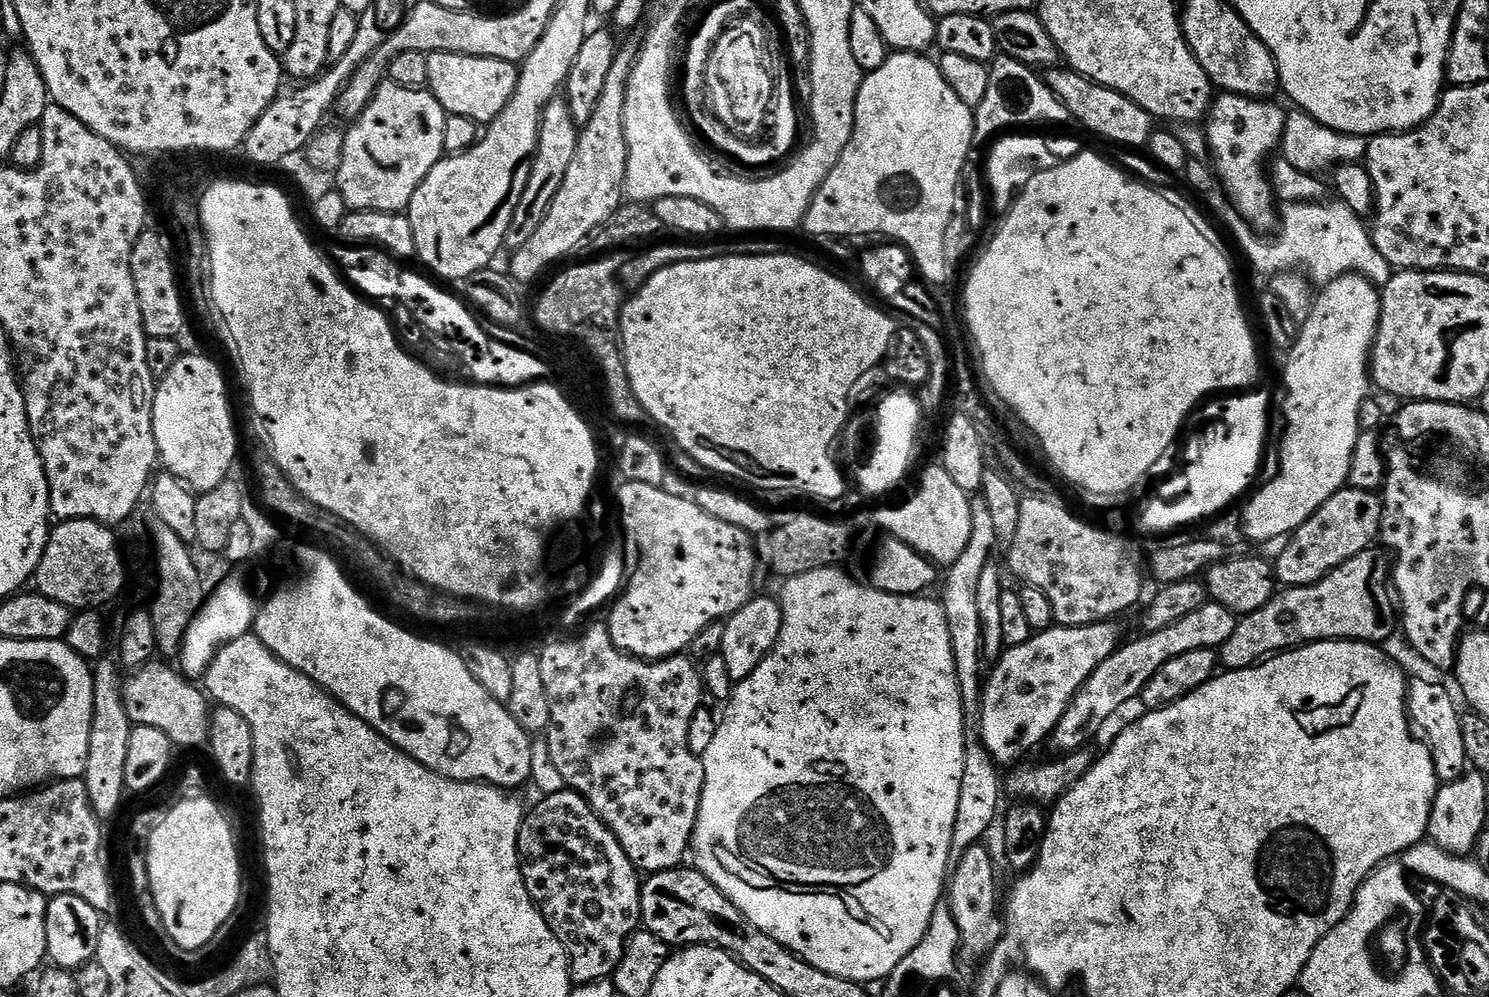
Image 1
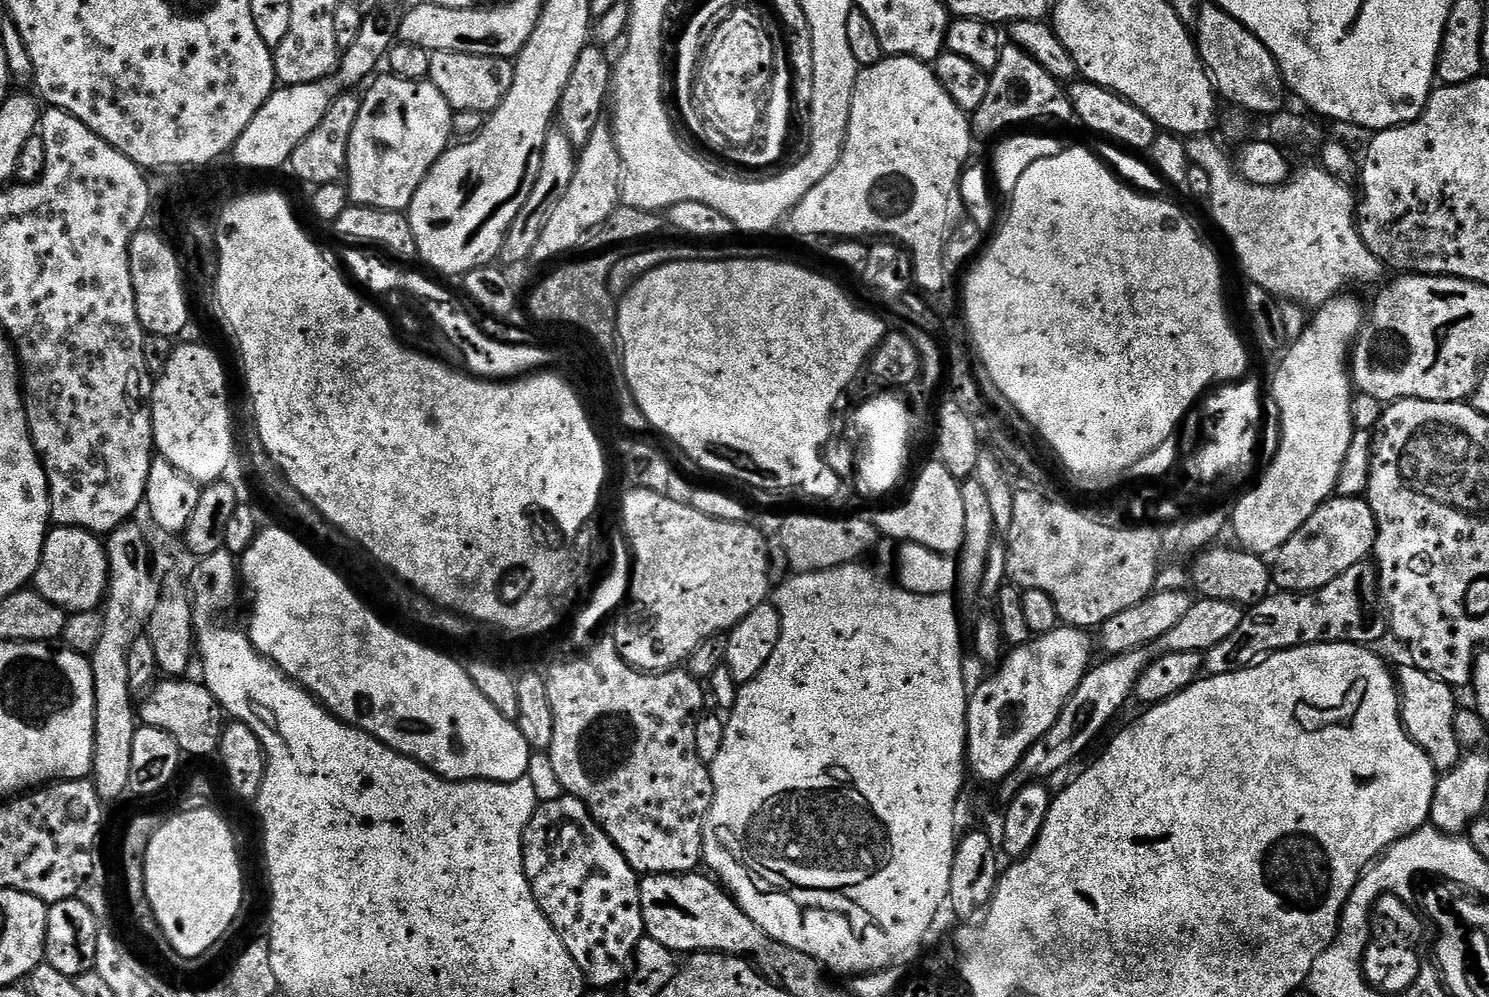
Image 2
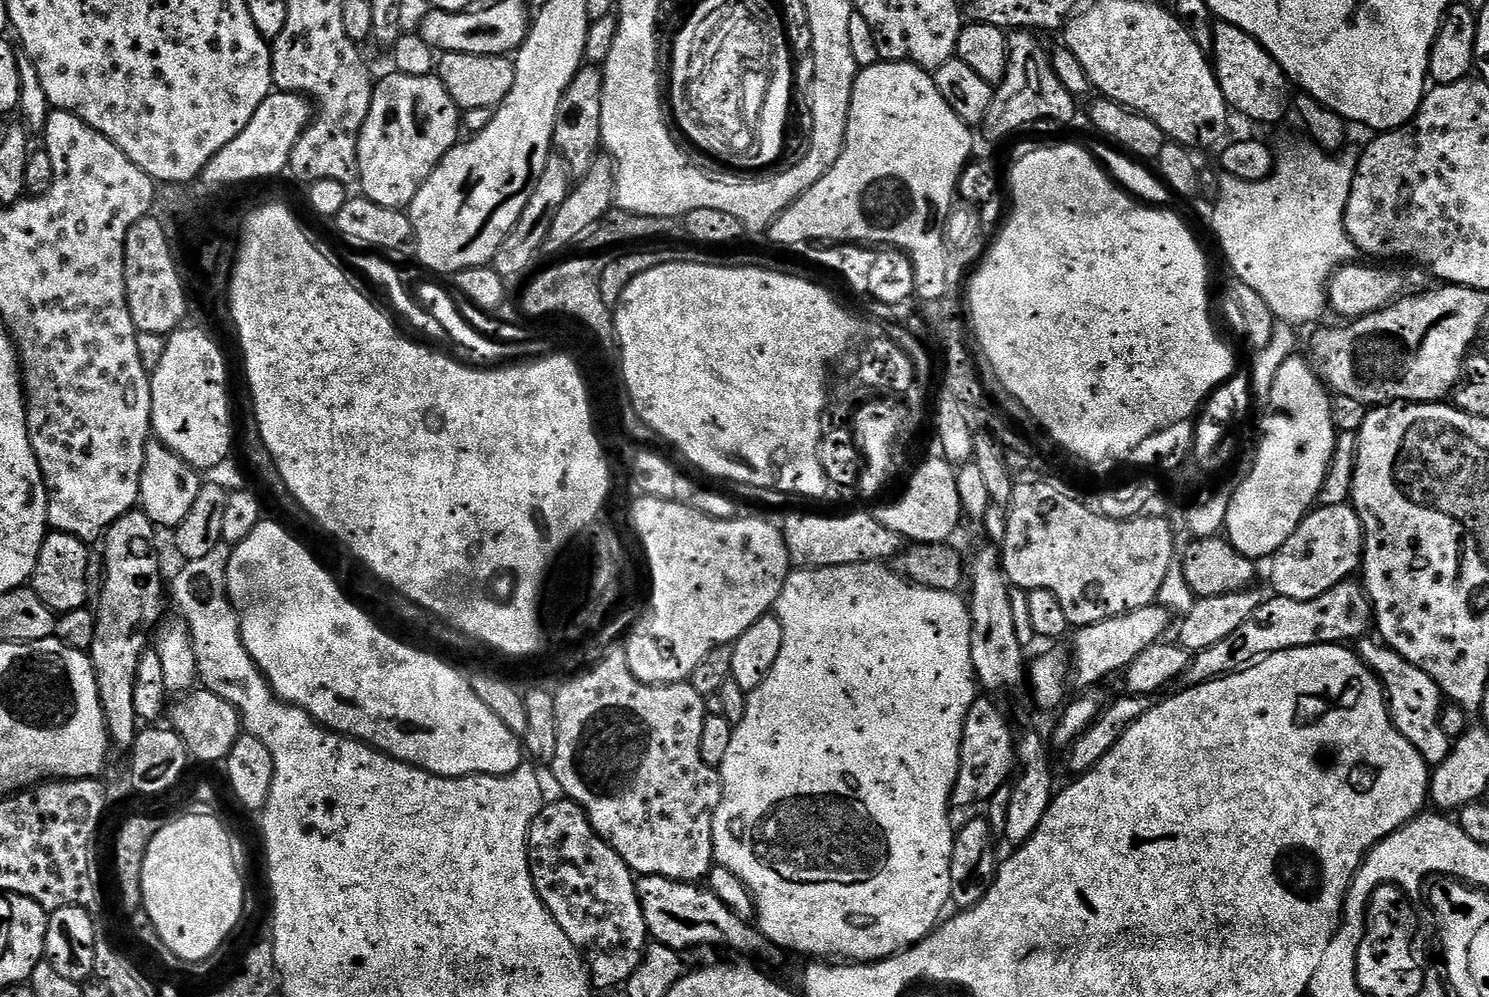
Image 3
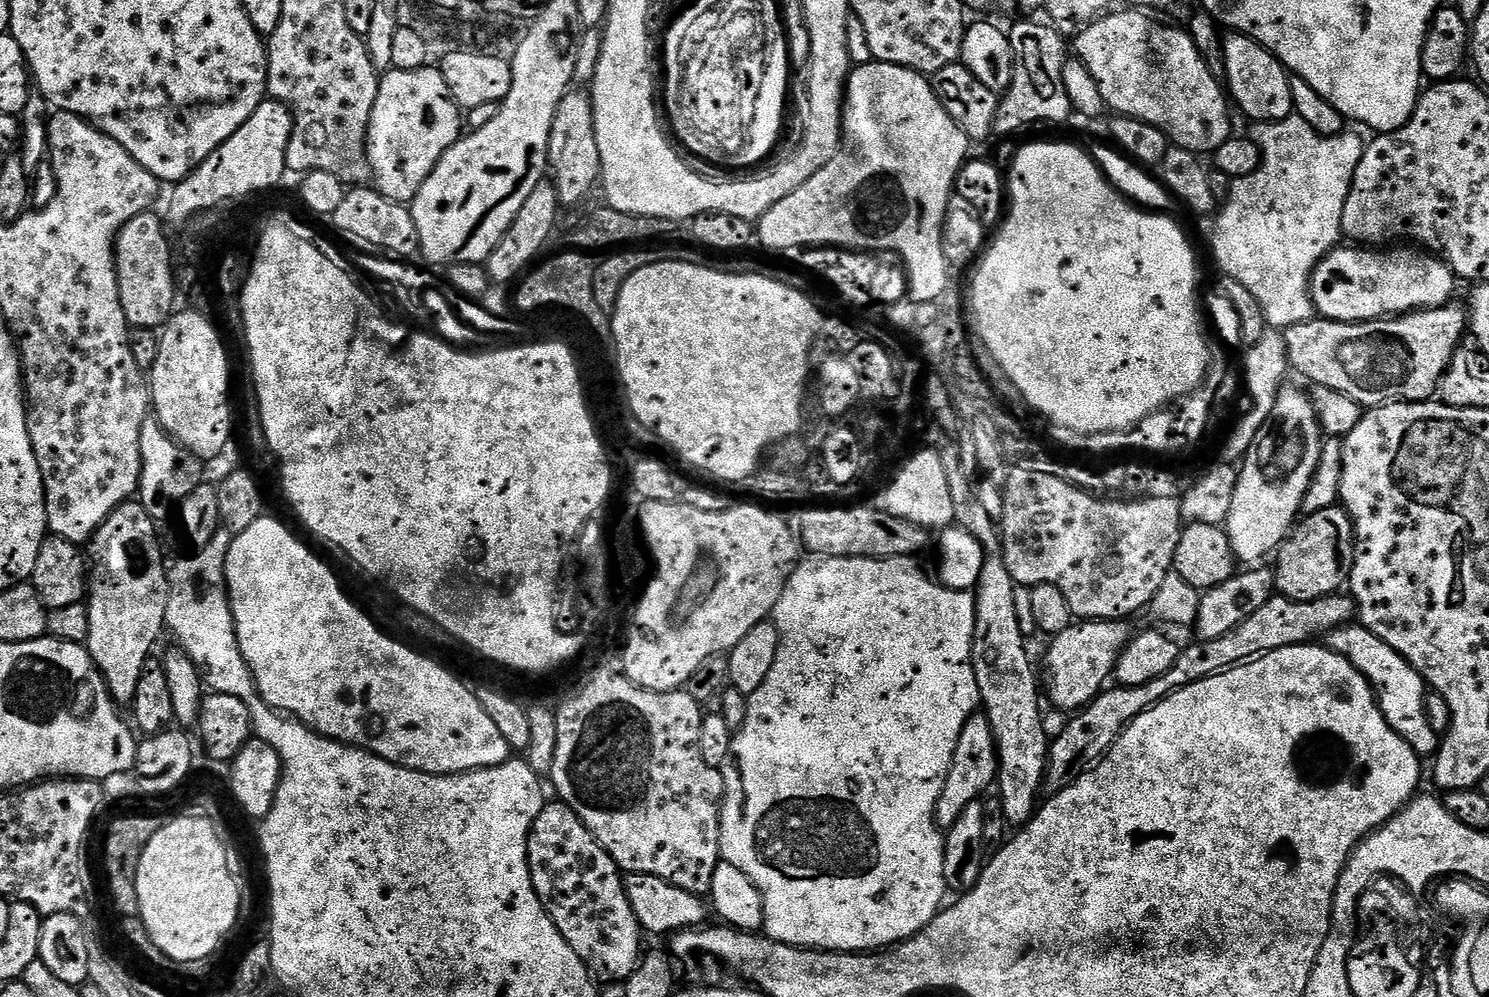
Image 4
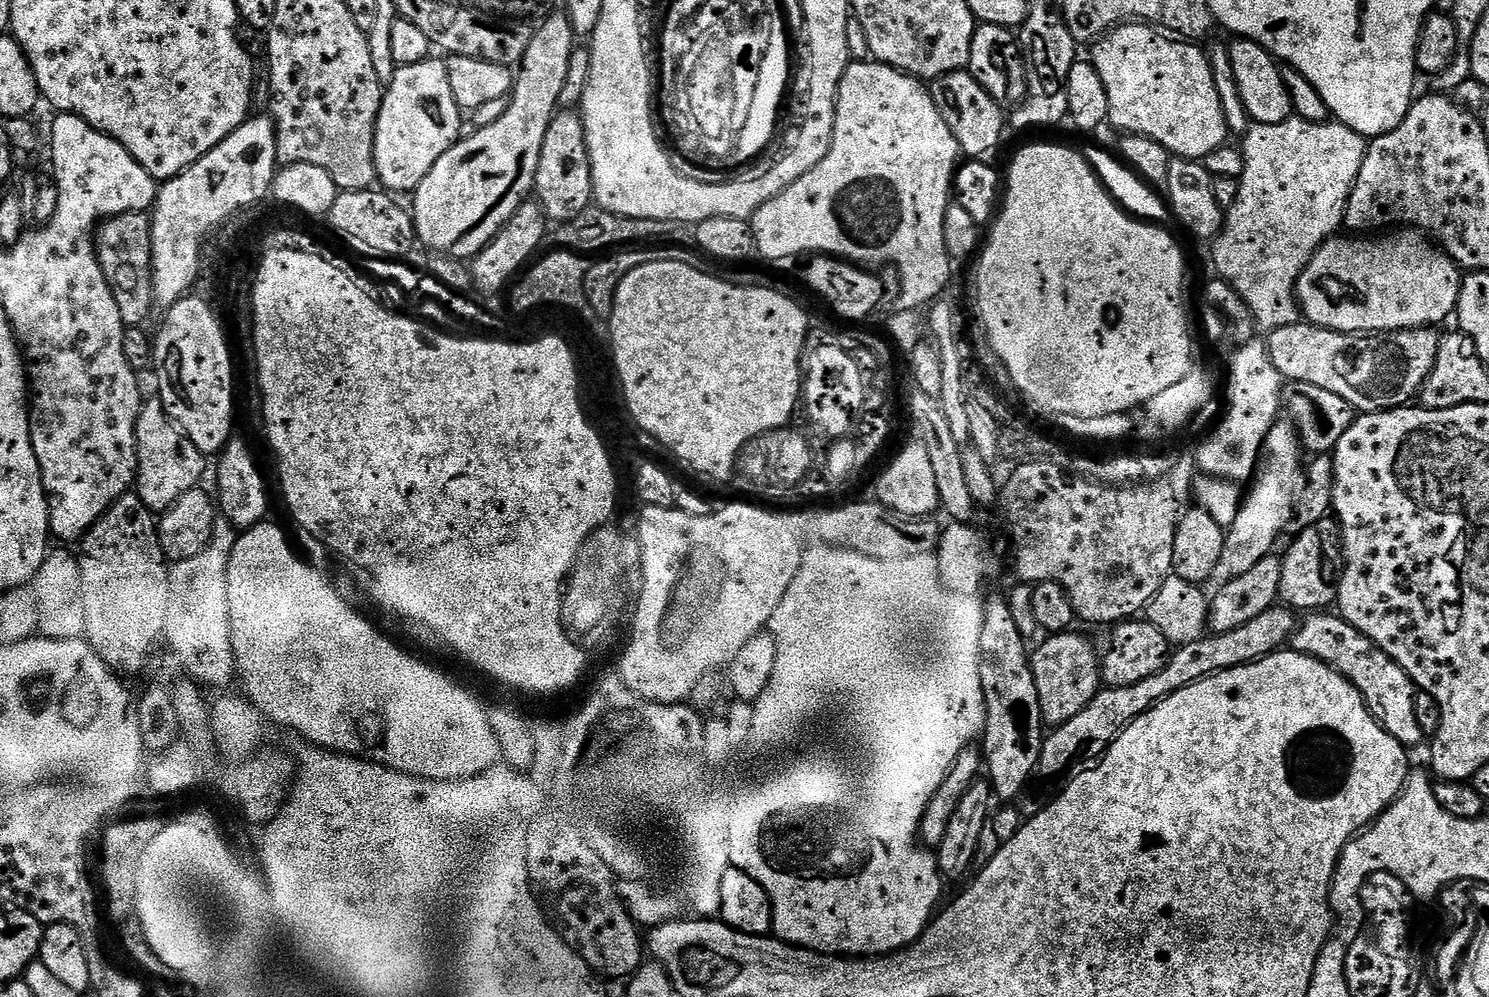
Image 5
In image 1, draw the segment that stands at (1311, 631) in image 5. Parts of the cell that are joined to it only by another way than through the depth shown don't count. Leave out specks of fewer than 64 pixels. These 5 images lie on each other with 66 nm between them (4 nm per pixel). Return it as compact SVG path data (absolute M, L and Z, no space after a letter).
M1416 680L1413 684L1411 681L1406 688L1408 719L1411 727L1422 737L1423 743L1428 745L1440 784L1449 784L1462 778L1470 768L1466 758L1466 738L1462 738L1462 712L1456 709L1457 697L1453 696L1448 693L1446 685L1435 684L1432 680Z

